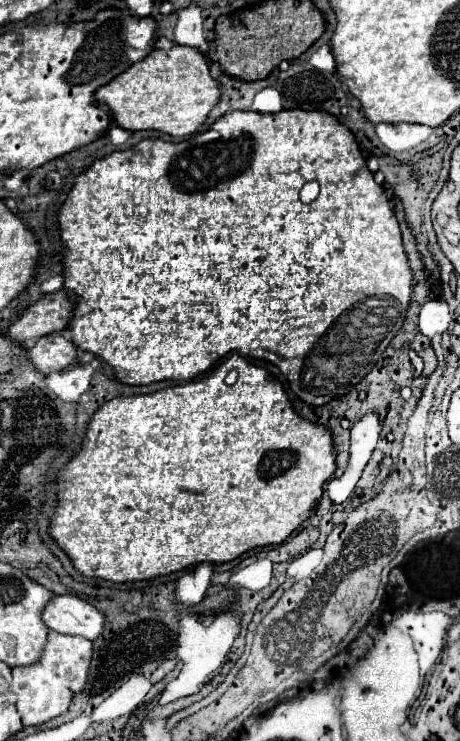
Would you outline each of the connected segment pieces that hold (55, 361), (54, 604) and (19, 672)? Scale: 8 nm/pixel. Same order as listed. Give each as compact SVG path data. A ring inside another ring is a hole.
M63 335L41 337L35 347L29 349L31 363L45 375L53 371L65 371L77 363L77 345Z
M55 595L43 611L49 629L65 635L79 635L95 641L105 629L105 613L77 595Z
M41 663L15 667L11 673L11 691L13 691L13 699L15 699L15 709L17 709L17 713L21 713L23 725L43 725L47 721L51 721L53 717L67 711L67 707L73 699L73 691L69 691L69 687L65 687L61 681L57 681L57 677L43 673Z

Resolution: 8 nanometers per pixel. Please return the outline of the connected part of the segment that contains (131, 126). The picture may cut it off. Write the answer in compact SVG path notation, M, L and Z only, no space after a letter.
M175 45L169 51L155 49L143 61L133 63L127 71L117 75L111 83L99 87L95 91L95 99L109 107L109 111L113 113L113 119L123 129L129 129L129 131L143 131L143 129L145 131L163 131L163 133L173 135L173 137L187 137L187 135L193 135L193 133L203 129L203 125L209 117L209 111L221 99L221 83L209 75L209 65L207 65L207 59L201 51Z

